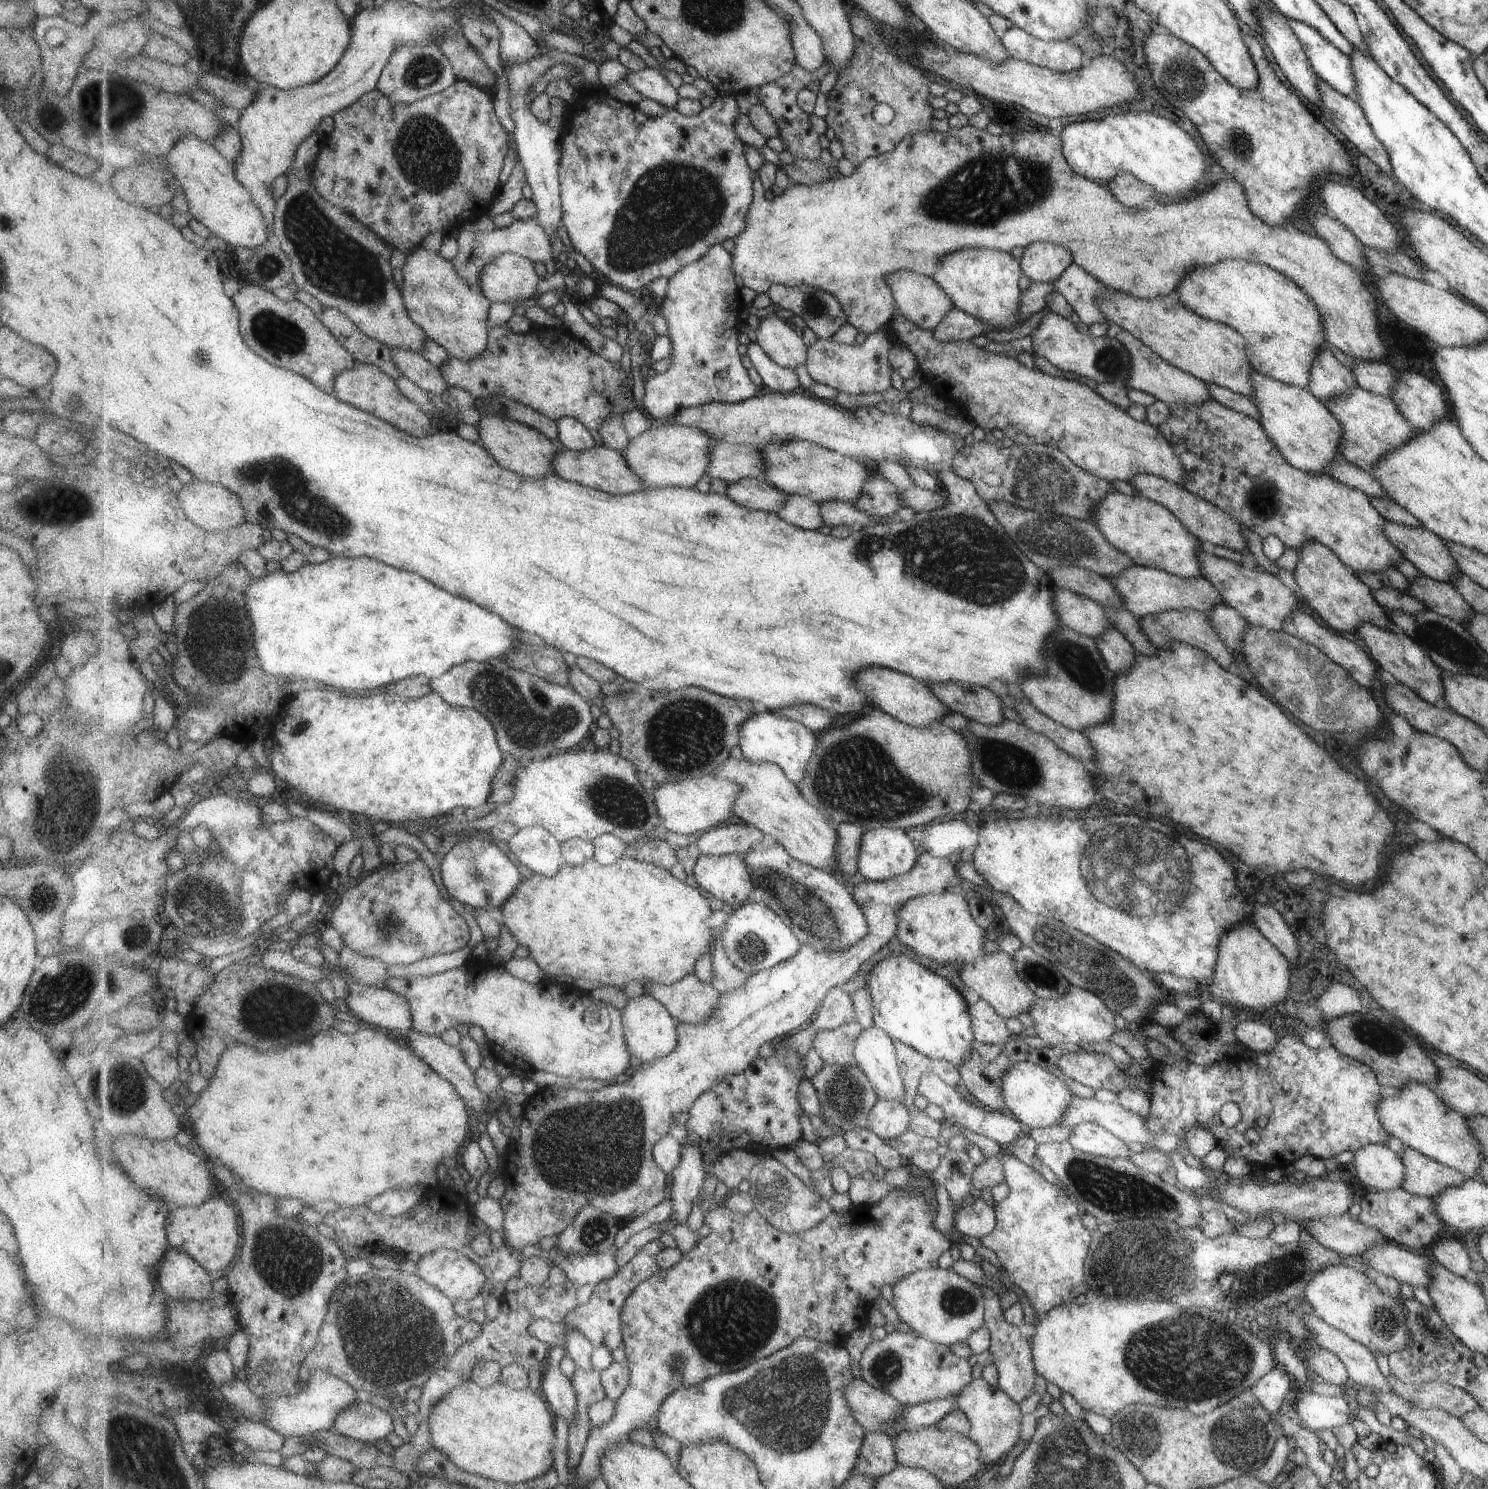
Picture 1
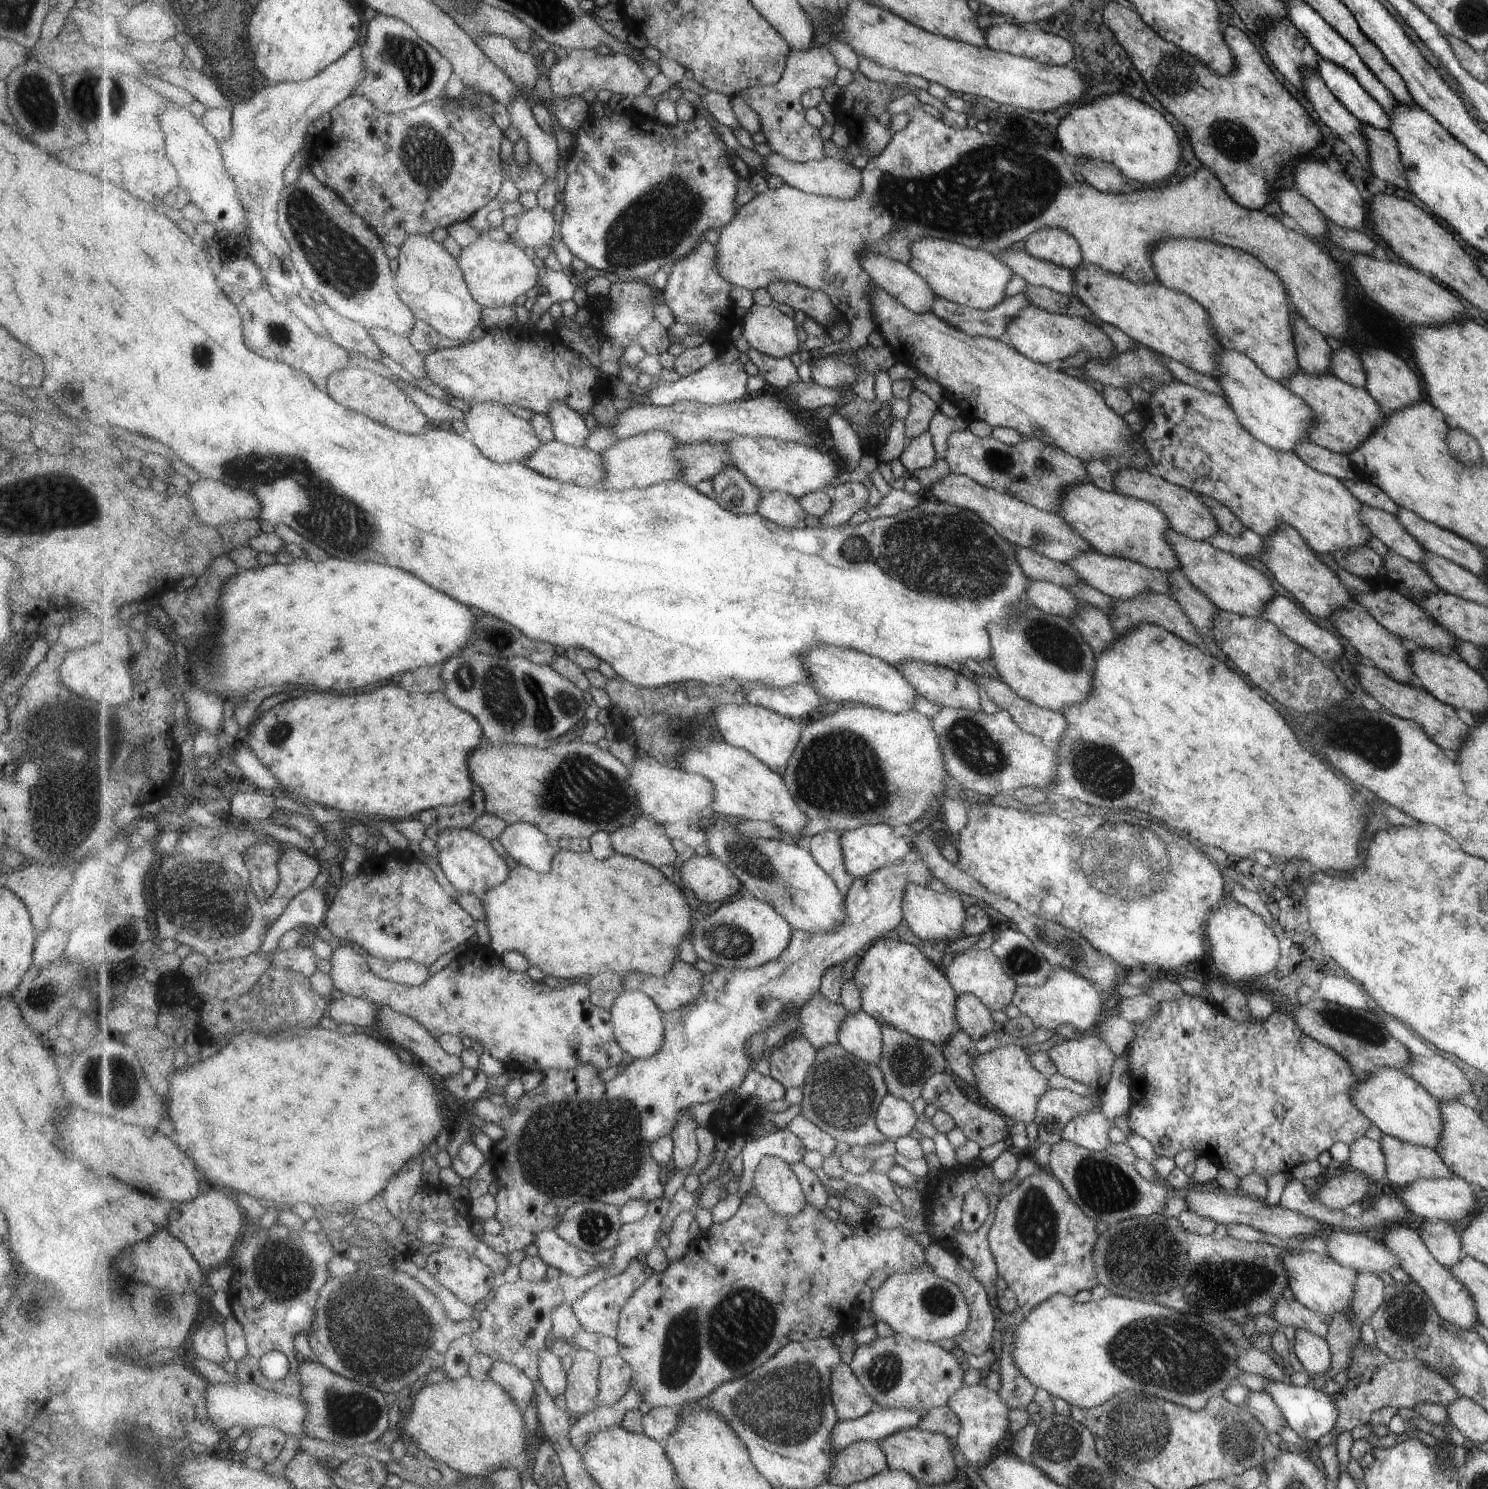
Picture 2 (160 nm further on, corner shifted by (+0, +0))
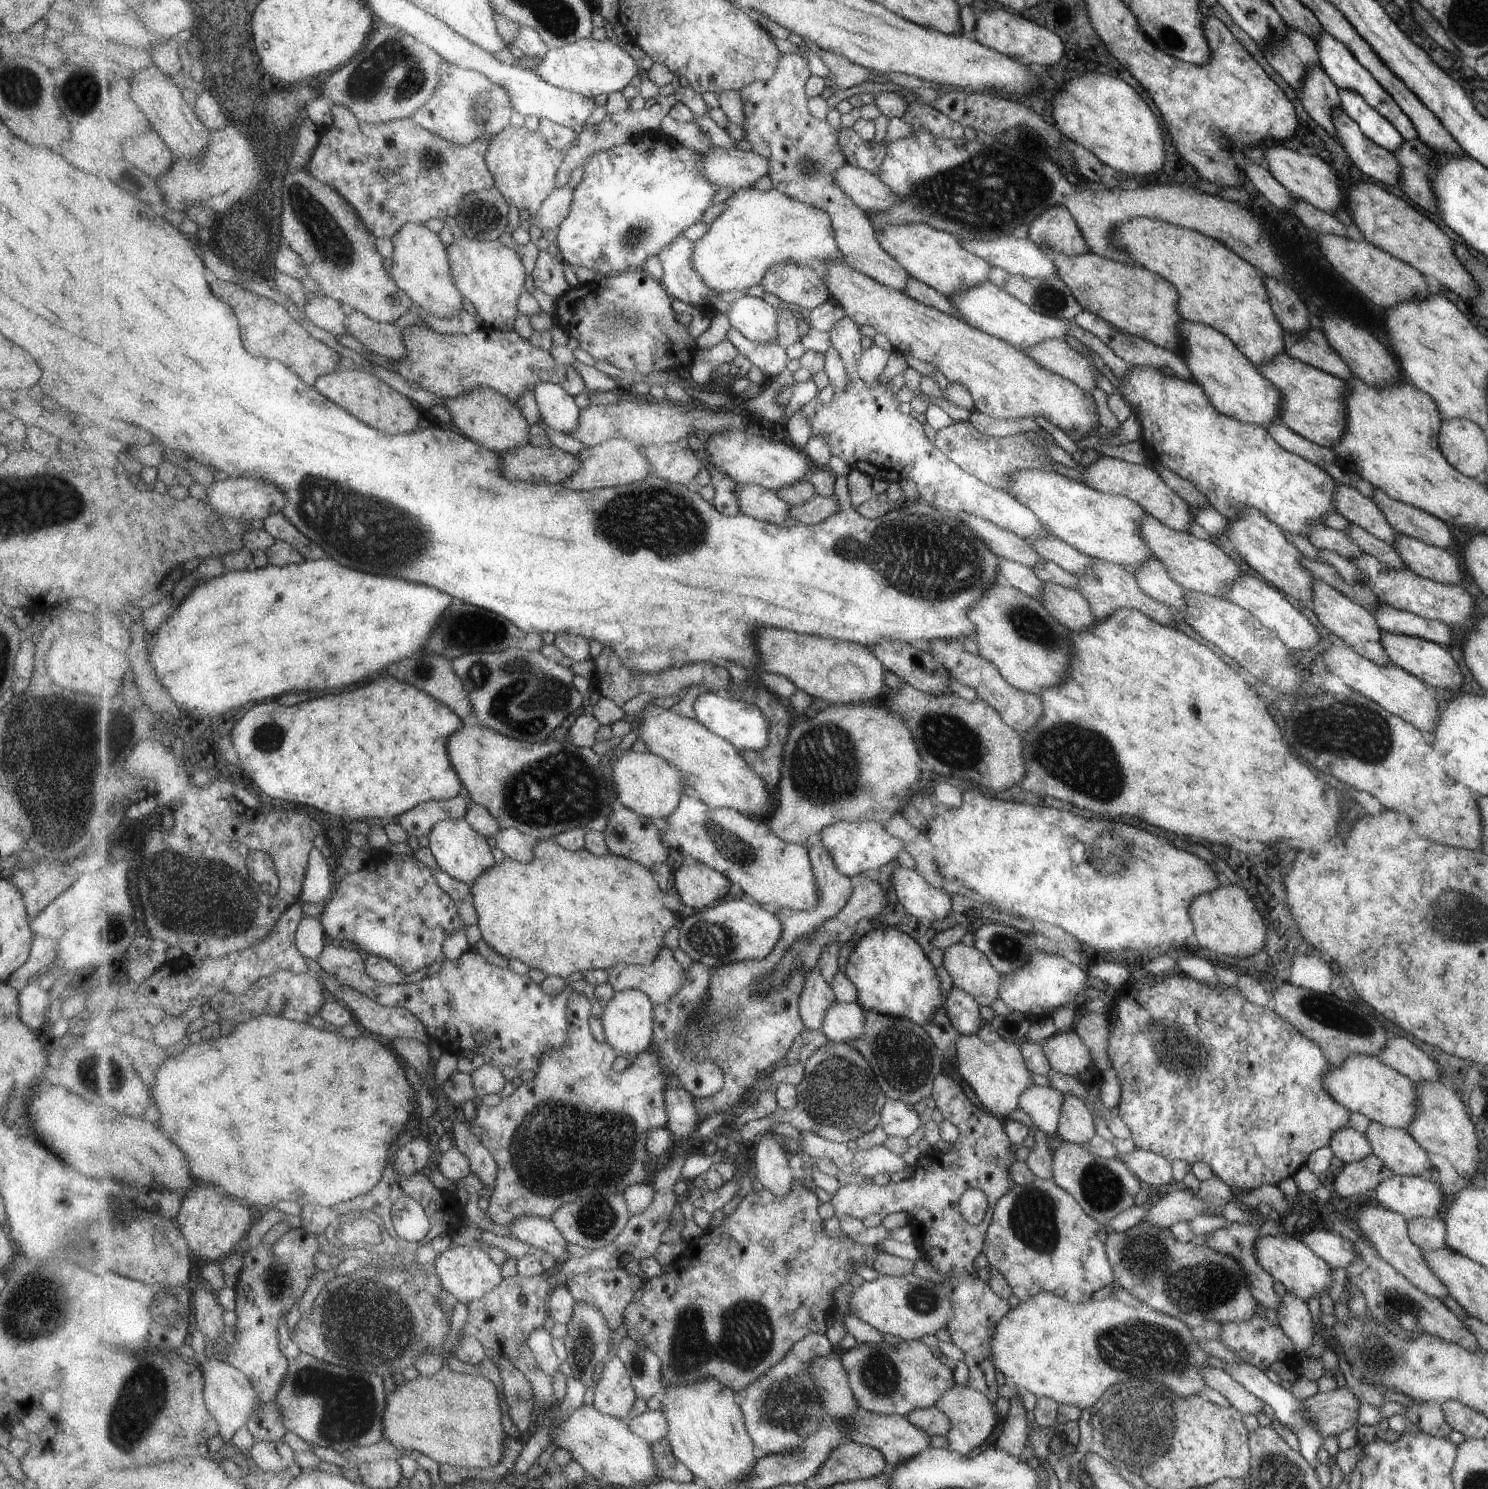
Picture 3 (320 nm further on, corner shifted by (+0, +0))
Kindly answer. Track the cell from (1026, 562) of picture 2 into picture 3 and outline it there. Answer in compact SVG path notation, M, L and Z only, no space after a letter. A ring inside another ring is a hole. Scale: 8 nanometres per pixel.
M962 514L960 516L967 524L967 528L971 528L971 532L975 532L975 536L979 536L983 540L983 544L999 559L1017 562L1029 568L1035 568L1035 564L1044 561L1029 546L1027 540L1007 532L999 526L995 527L995 524L983 520L983 518L977 518L973 514Z

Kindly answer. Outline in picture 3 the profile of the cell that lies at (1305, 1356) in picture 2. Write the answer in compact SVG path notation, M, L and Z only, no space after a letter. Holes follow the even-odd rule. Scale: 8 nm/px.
M1286 1293L1281 1298L1276 1315L1279 1327L1293 1343L1293 1348L1297 1352L1309 1350L1316 1330L1308 1312L1308 1304Z

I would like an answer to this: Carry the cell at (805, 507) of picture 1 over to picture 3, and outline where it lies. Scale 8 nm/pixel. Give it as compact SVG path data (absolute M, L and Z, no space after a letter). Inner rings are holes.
M739 485L737 496L742 514L756 520L782 525L787 517L791 517L789 512L793 506L767 488L758 485Z

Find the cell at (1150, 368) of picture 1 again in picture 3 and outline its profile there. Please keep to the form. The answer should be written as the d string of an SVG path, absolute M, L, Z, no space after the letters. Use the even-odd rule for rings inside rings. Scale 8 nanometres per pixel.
M1063 339L1044 340L1036 346L1022 349L1022 352L1043 368L1073 381L1082 390L1091 390L1096 384L1095 377L1099 371L1094 364L1072 350Z

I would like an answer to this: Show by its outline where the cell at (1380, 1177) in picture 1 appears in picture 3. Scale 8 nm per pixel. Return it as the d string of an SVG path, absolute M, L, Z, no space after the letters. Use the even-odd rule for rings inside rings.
M1349 1127L1339 1128L1329 1146L1333 1155L1344 1164L1363 1160L1374 1152L1363 1134Z

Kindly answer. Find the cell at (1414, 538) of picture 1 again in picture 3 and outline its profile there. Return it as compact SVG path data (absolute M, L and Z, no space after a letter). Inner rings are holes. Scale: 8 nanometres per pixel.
M1338 484L1338 491L1334 494L1334 504L1335 511L1351 525L1359 526L1381 542L1388 542L1393 546L1397 532L1370 497L1363 496L1355 488Z

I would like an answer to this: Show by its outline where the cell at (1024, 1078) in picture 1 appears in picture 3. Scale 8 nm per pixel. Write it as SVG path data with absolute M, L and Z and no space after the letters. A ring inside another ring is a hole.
M976 1034L959 1035L954 1047L956 1050L954 1064L958 1073L991 1115L1005 1119L1013 1110L1019 1108L1023 1092L1031 1086L1031 1078L1015 1042L1009 1044L1009 1042L1001 1042L1001 1038L998 1038L994 1043L987 1044Z

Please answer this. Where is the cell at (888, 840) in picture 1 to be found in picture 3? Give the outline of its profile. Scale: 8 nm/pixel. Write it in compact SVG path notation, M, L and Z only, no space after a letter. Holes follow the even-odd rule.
M841 821L825 827L820 836L834 858L839 872L850 877L876 872L881 866L895 860L904 847L903 840L887 832L883 824L877 821Z

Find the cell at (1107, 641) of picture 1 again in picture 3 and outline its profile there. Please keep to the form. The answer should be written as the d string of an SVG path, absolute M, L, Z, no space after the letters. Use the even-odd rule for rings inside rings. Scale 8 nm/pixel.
M1043 583L1039 602L1059 624L1071 631L1083 632L1097 622L1086 598L1072 588Z

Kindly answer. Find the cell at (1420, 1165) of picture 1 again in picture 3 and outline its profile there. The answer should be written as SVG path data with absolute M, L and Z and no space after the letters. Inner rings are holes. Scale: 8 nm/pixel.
M1369 1122L1362 1133L1370 1141L1374 1156L1394 1175L1419 1175L1431 1167L1430 1154L1406 1130Z

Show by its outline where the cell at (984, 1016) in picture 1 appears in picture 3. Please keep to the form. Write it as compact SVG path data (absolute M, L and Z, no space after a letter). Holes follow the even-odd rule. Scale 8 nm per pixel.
M953 986L946 995L943 1009L949 1017L952 1027L959 1035L975 1035L983 1023L979 1017L977 1001L970 993Z

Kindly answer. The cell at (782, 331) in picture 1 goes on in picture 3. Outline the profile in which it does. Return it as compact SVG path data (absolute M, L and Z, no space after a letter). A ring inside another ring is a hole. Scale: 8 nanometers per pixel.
M743 296L728 311L731 325L753 342L777 342L777 310L763 298Z

